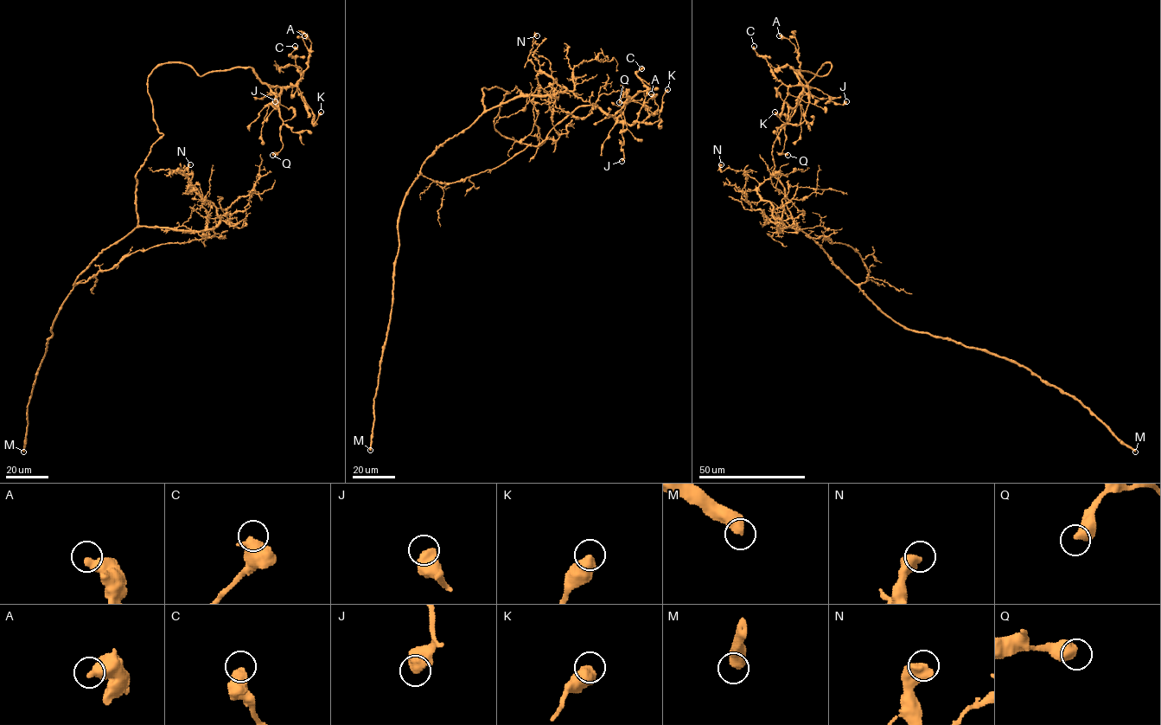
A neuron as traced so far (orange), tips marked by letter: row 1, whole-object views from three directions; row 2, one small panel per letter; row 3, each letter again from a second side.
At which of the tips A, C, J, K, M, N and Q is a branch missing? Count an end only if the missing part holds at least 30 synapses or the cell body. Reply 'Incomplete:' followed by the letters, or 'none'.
Incomplete: M

